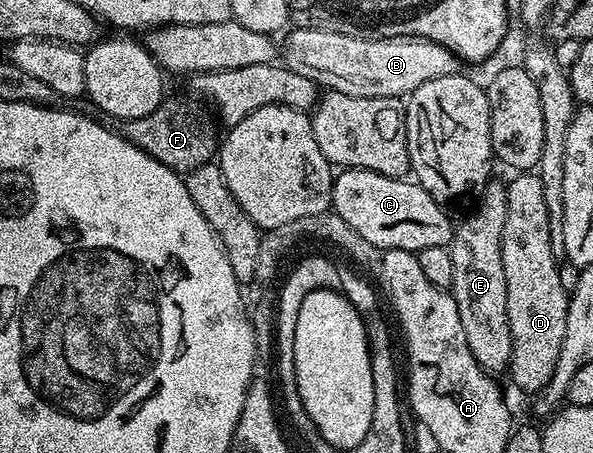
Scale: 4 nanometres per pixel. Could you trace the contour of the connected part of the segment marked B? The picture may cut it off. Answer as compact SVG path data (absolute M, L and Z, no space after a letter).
M295 28L288 33L290 34L286 40L286 48L284 44L280 52L281 63L304 77L311 77L312 70L314 70L321 74L329 89L348 97L396 97L401 99L414 92L424 82L432 81L434 78L457 75L461 71L460 67L462 67L461 60L454 56L451 51L448 51L446 47L421 38L381 39L352 32L338 33L312 28Z

